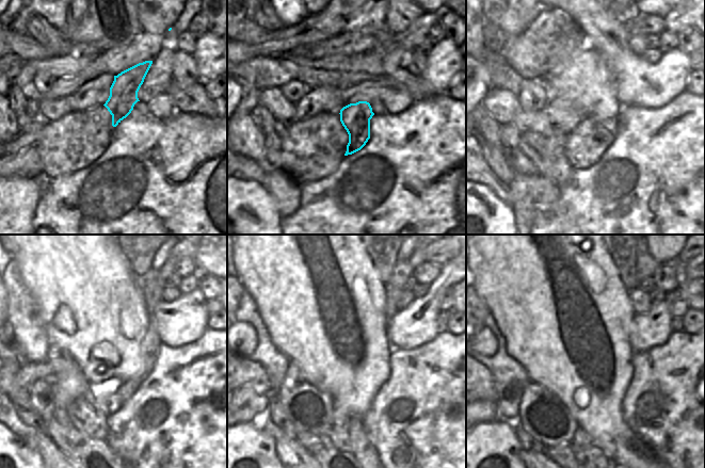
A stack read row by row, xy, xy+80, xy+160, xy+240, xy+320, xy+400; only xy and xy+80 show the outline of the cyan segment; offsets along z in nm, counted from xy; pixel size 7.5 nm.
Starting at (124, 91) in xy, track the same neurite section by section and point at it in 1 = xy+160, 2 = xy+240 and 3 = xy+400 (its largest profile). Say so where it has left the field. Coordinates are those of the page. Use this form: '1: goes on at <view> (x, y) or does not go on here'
1: goes on at xy+160 (587, 143)
2: goes on at xy+240 (107, 397)
3: goes on at xy+400 (582, 446)

